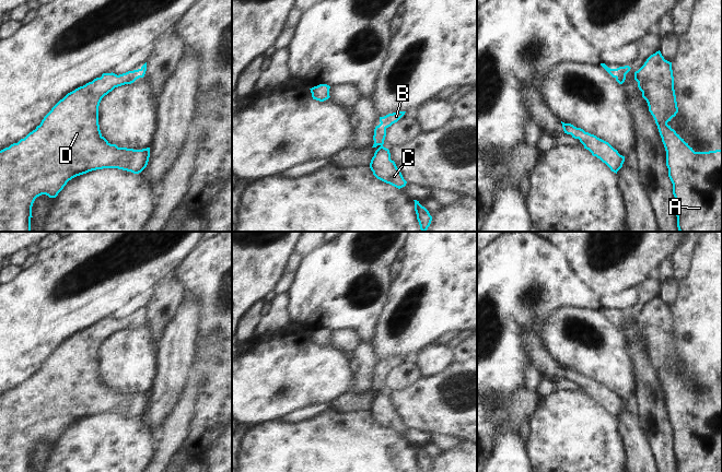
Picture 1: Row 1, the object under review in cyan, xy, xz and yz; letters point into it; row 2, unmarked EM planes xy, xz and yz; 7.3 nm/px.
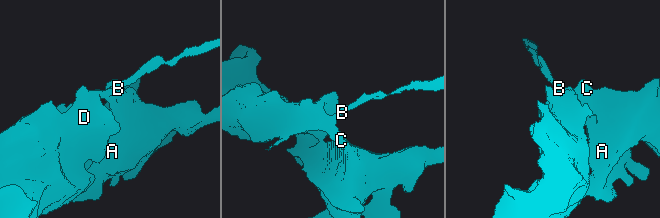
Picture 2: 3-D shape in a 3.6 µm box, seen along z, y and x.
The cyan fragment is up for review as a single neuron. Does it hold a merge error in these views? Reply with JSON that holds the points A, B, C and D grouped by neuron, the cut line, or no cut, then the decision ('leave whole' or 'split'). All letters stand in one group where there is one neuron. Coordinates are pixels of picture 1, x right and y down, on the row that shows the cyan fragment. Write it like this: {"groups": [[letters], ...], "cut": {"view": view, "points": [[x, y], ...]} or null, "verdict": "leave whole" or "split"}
{"groups": [["A", "B", "C", "D"]], "cut": null, "verdict": "leave whole"}

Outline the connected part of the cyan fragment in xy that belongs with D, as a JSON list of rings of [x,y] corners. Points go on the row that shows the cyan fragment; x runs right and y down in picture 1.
[[[147,62],[138,70],[123,74],[103,73],[101,78],[75,88],[60,99],[44,117],[40,125],[18,143],[0,151],[0,232],[31,232],[32,206],[42,194],[56,198],[72,178],[92,170],[118,168],[133,174],[141,173],[148,165],[150,148],[133,150],[110,144],[101,133],[98,125],[98,106],[102,98],[115,87],[131,84],[143,78]]]

